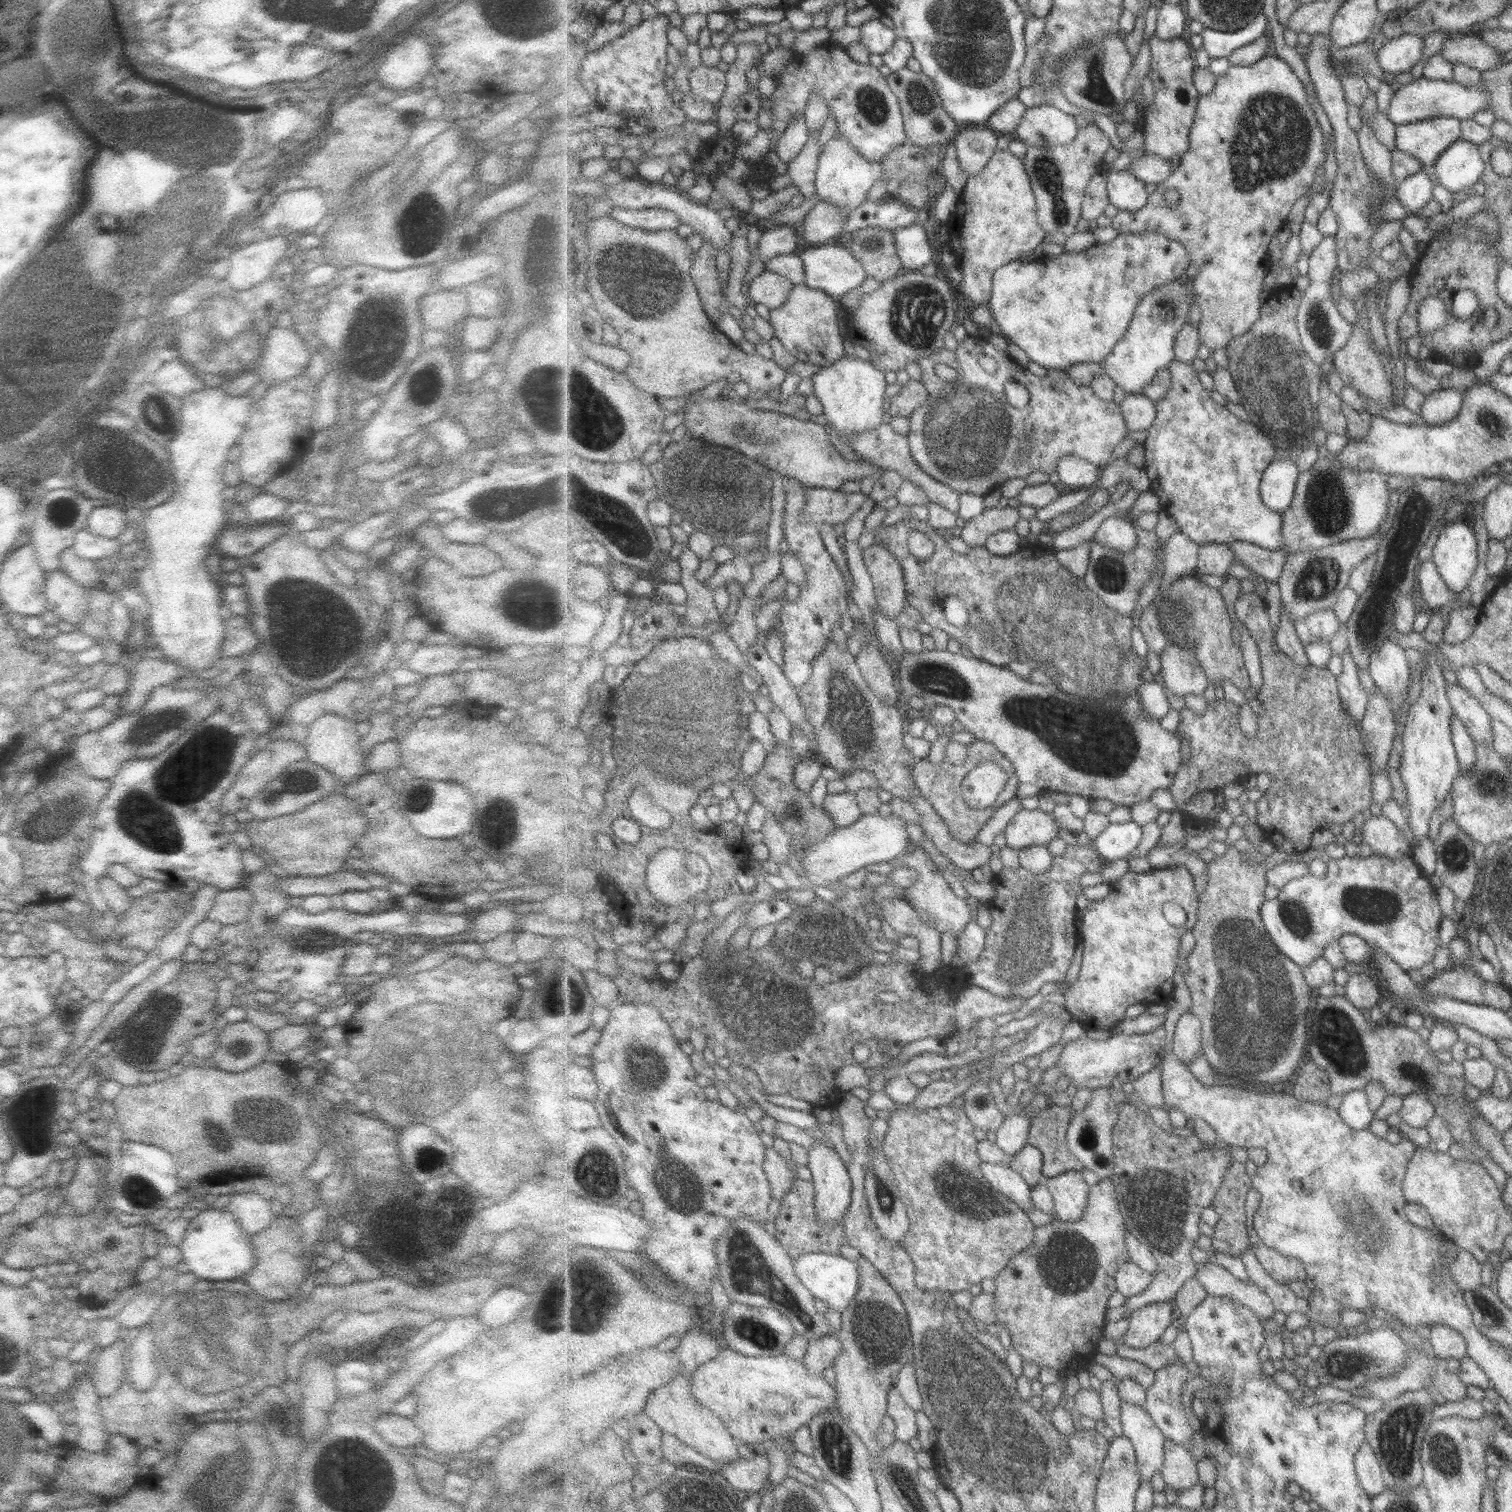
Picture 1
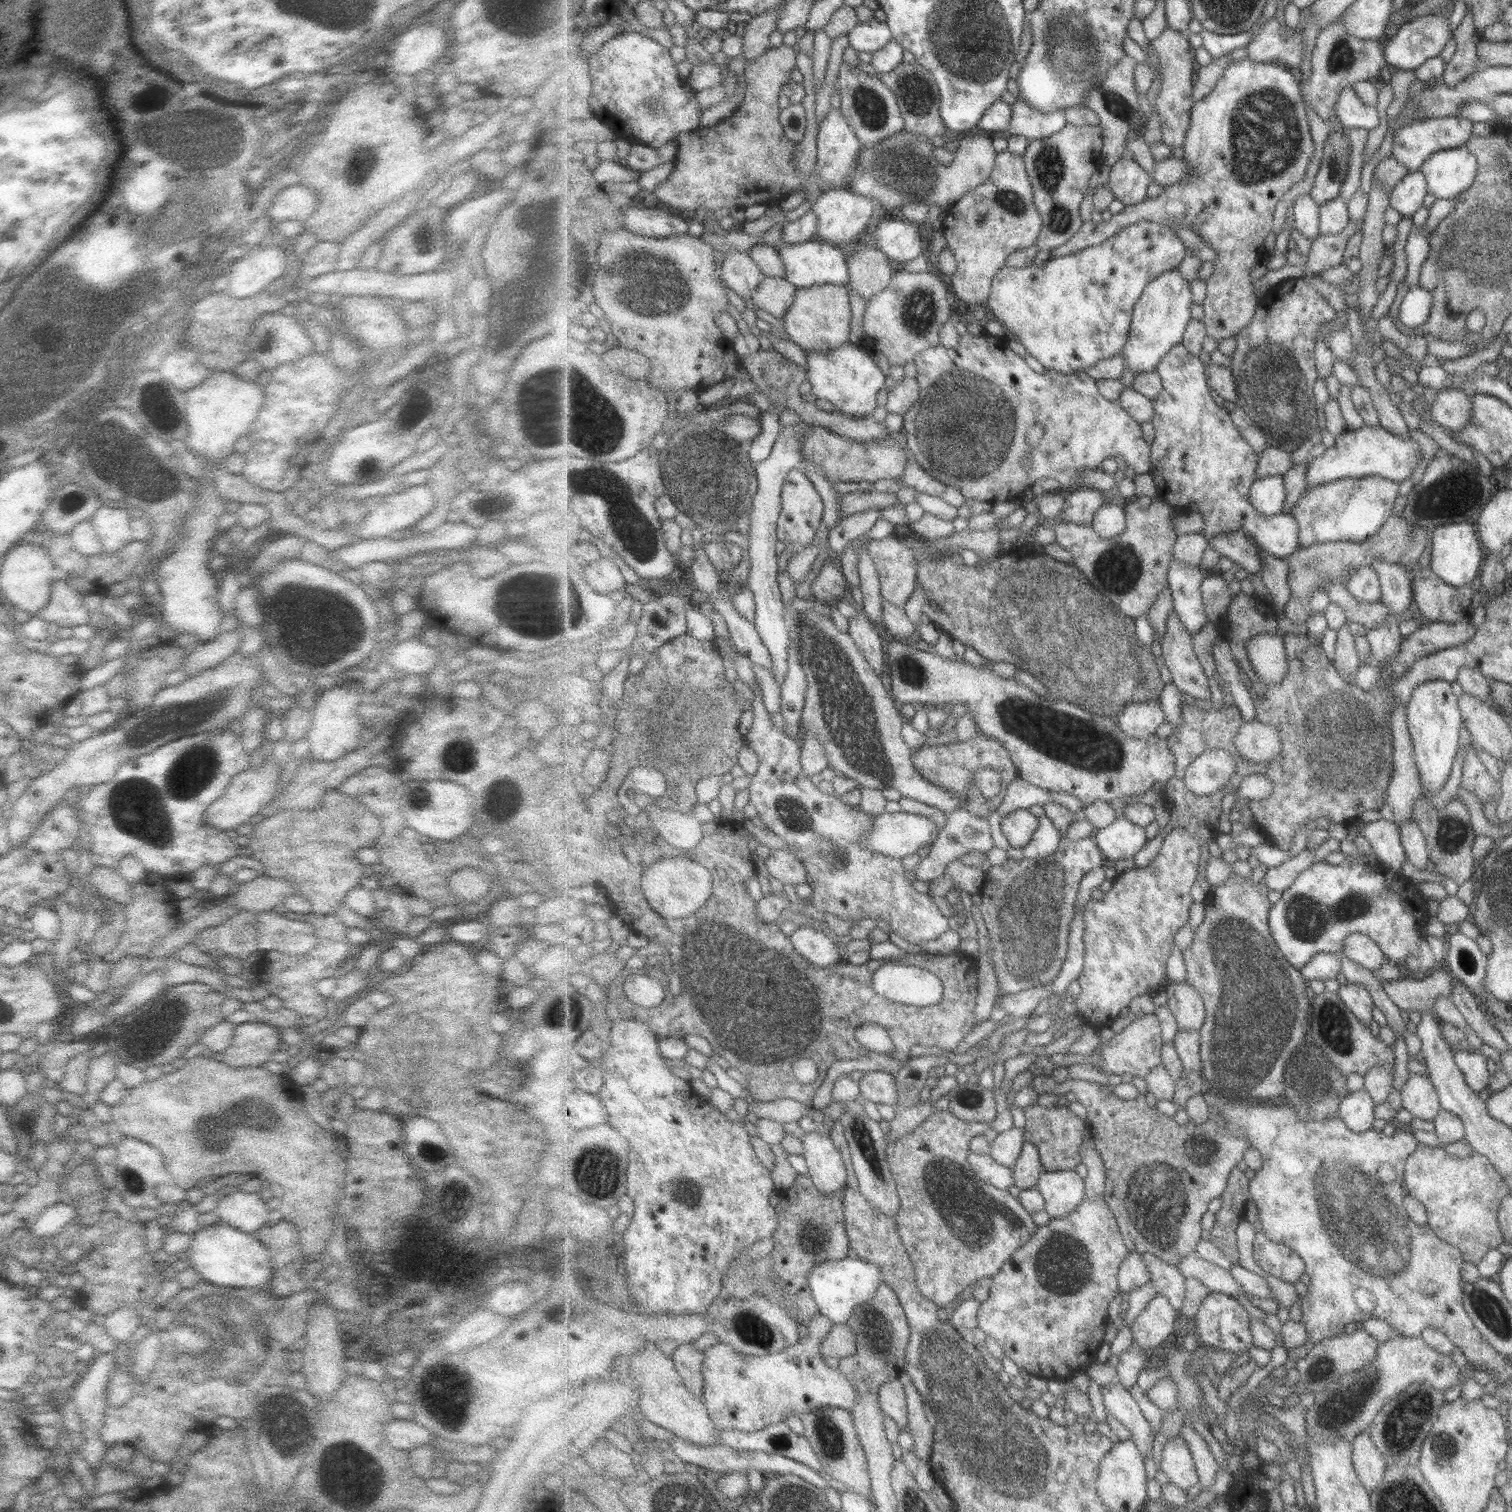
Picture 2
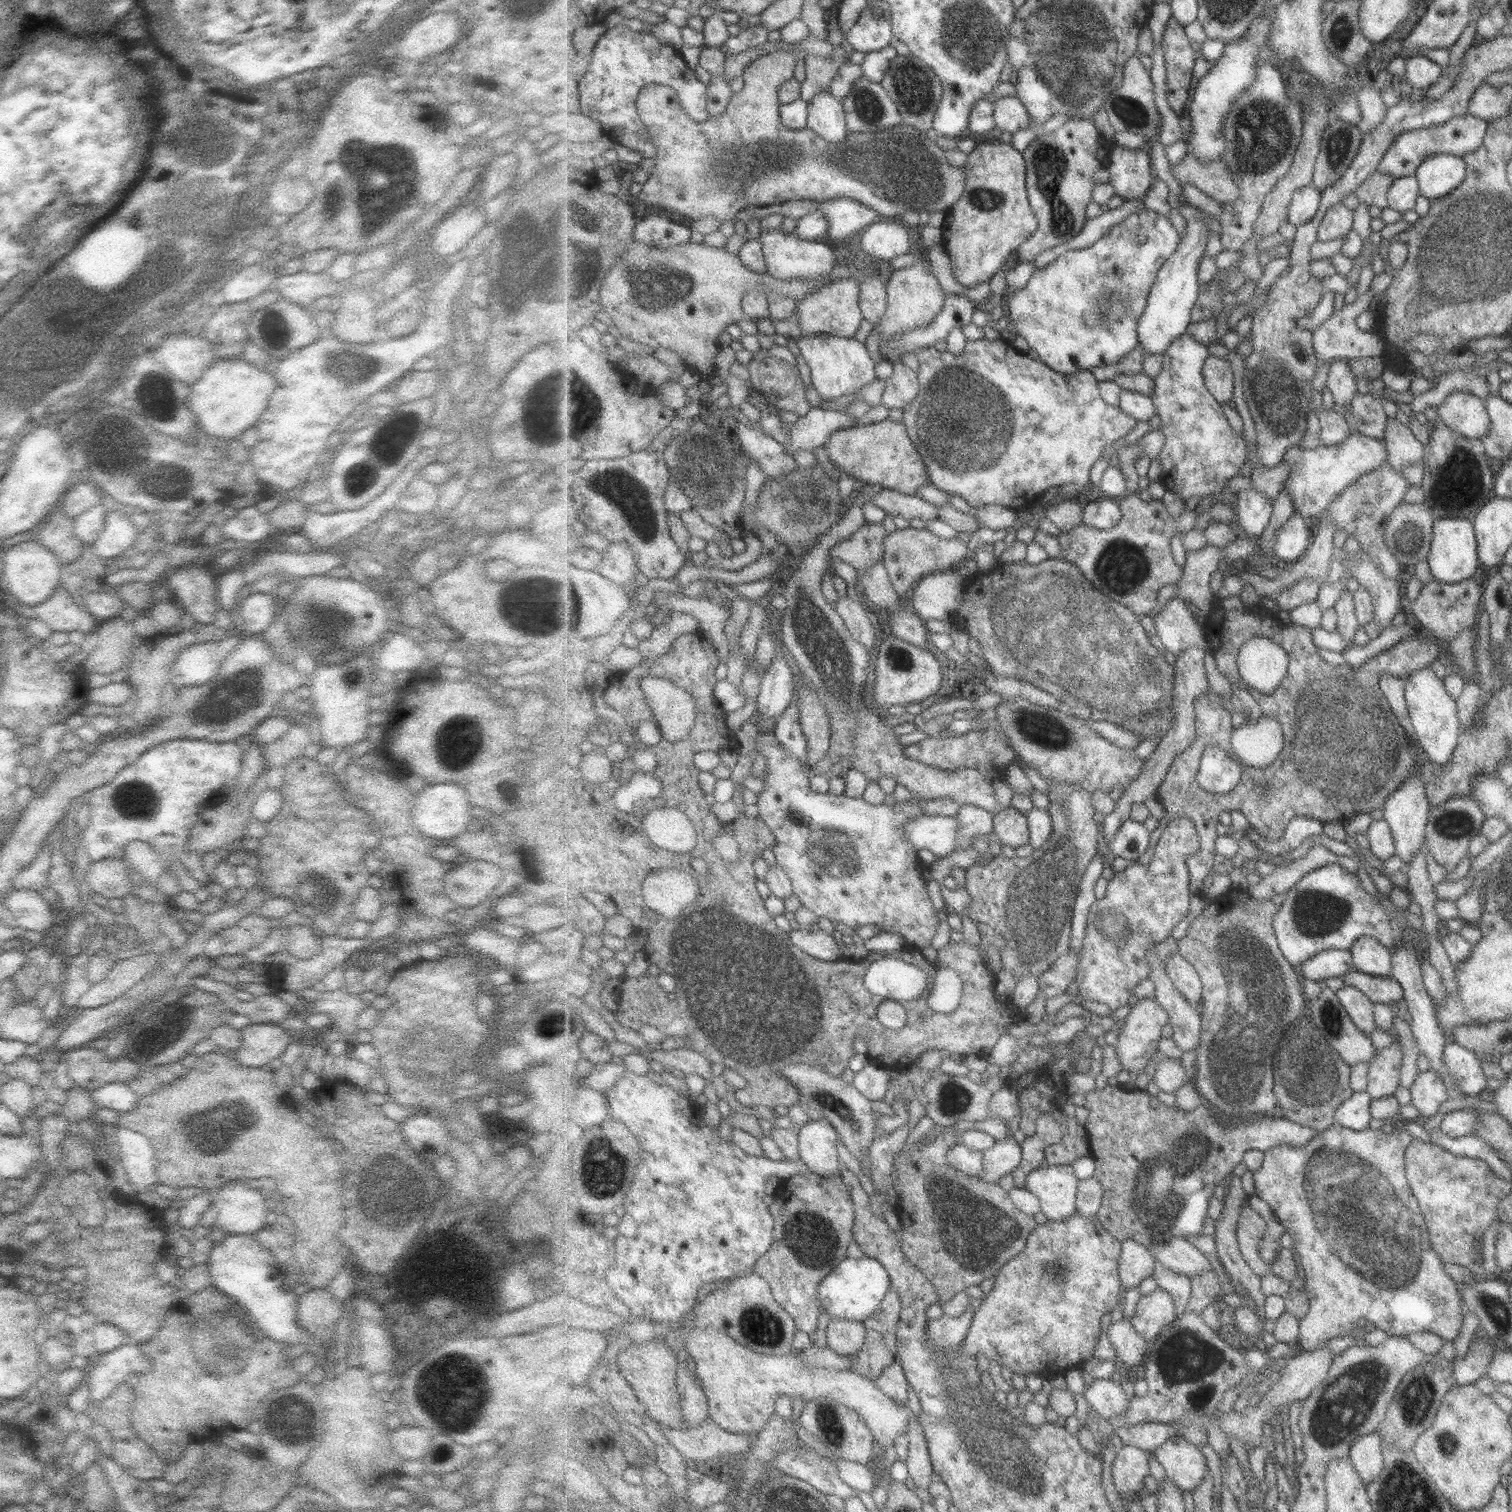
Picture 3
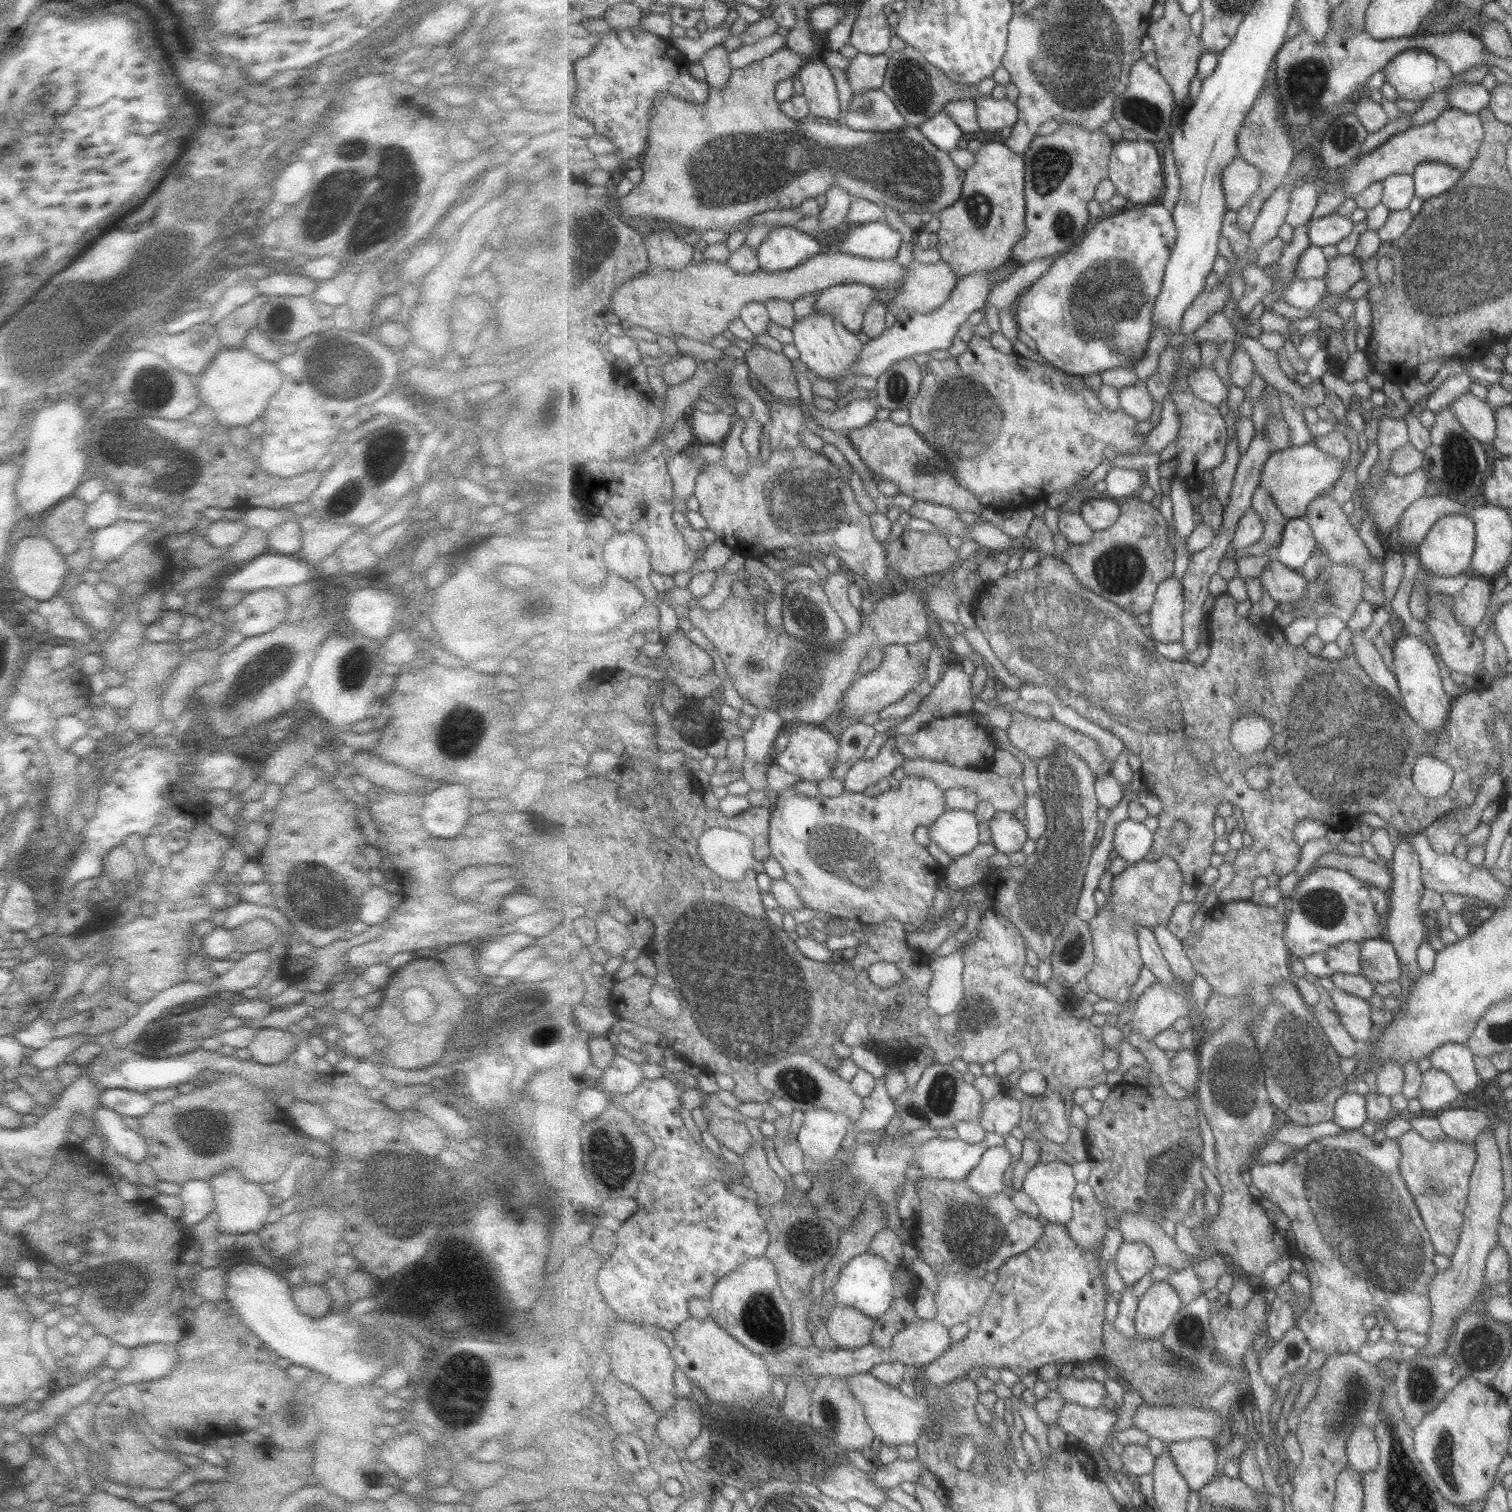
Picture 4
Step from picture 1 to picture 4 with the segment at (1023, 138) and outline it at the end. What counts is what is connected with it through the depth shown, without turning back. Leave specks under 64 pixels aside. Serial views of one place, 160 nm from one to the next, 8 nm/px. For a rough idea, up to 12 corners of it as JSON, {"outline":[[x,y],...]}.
{"outline":[[991,96],[976,99],[983,130],[1013,129],[1017,104]]}

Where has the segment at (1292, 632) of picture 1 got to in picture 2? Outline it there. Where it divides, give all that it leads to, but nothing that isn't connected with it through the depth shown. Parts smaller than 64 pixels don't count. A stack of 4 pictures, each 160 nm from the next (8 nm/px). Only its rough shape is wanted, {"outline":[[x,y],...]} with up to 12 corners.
{"outline":[[1262,550],[1262,582],[1278,616],[1291,601],[1290,566]]}

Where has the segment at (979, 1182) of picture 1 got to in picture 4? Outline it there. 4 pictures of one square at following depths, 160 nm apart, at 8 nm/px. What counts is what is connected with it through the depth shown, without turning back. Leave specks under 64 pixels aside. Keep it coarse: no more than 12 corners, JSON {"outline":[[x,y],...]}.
{"outline":[[921,1179],[911,1244],[936,1272],[983,1277],[1046,1227],[1004,1190]]}

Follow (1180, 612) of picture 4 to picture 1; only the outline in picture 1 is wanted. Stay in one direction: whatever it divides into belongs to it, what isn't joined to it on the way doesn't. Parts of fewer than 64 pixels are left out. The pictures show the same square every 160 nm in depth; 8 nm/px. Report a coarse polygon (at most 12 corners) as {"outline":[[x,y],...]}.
{"outline":[[1169,642],[1161,677],[1173,696],[1205,696],[1199,660]]}

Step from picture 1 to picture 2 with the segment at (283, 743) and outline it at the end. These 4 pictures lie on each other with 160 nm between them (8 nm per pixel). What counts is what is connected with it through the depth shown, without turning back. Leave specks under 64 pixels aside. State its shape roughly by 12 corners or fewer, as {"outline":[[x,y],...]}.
{"outline":[[268,760],[229,781],[203,822],[236,830],[272,800],[281,768]]}

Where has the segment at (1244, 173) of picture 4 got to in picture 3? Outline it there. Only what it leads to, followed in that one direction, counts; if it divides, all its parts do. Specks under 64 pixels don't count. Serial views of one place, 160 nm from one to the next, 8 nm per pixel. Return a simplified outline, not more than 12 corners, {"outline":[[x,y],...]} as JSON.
{"outline":[[1188,154],[1172,168],[1219,203],[1241,198],[1235,173],[1220,159]]}

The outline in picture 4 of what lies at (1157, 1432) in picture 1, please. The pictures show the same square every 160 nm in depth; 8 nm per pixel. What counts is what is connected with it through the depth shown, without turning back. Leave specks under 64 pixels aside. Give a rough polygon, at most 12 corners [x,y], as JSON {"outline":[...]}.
{"outline":[[1059,1377],[1067,1402],[1087,1408],[1105,1406],[1105,1384],[1095,1379]]}

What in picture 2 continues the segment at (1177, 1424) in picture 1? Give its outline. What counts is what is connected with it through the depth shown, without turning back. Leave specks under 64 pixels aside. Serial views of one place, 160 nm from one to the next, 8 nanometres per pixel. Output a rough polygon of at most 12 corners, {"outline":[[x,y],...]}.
{"outline":[[1191,1425],[1177,1436],[1186,1440],[1200,1476],[1201,1491],[1209,1490],[1220,1466],[1208,1442]]}

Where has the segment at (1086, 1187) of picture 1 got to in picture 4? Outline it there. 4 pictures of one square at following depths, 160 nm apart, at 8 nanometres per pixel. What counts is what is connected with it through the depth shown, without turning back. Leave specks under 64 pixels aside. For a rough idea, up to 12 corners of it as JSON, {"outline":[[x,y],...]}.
{"outline":[[1039,1162],[1022,1190],[1048,1223],[1066,1226],[1074,1212],[1073,1165]]}

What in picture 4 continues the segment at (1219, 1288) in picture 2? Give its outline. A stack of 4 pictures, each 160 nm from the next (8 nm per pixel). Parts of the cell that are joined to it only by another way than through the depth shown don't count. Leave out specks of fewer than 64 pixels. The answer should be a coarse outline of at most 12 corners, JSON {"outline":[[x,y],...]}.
{"outline":[[1139,1213],[1118,1224],[1123,1240],[1150,1246],[1159,1266],[1194,1264],[1174,1237]]}

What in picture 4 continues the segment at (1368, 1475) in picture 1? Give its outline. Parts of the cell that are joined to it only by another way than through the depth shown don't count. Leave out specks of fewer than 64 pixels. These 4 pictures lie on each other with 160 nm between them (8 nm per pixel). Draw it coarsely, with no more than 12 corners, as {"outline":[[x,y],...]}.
{"outline":[[1358,1426],[1348,1442],[1348,1466],[1362,1475],[1380,1463],[1374,1429]]}

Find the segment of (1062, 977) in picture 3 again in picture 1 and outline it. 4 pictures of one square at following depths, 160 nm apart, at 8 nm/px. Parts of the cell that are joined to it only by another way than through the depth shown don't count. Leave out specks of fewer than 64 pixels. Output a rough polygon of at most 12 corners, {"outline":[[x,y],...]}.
{"outline":[[967,984],[956,998],[959,1032],[982,1018],[1014,1013],[1029,1000]]}

